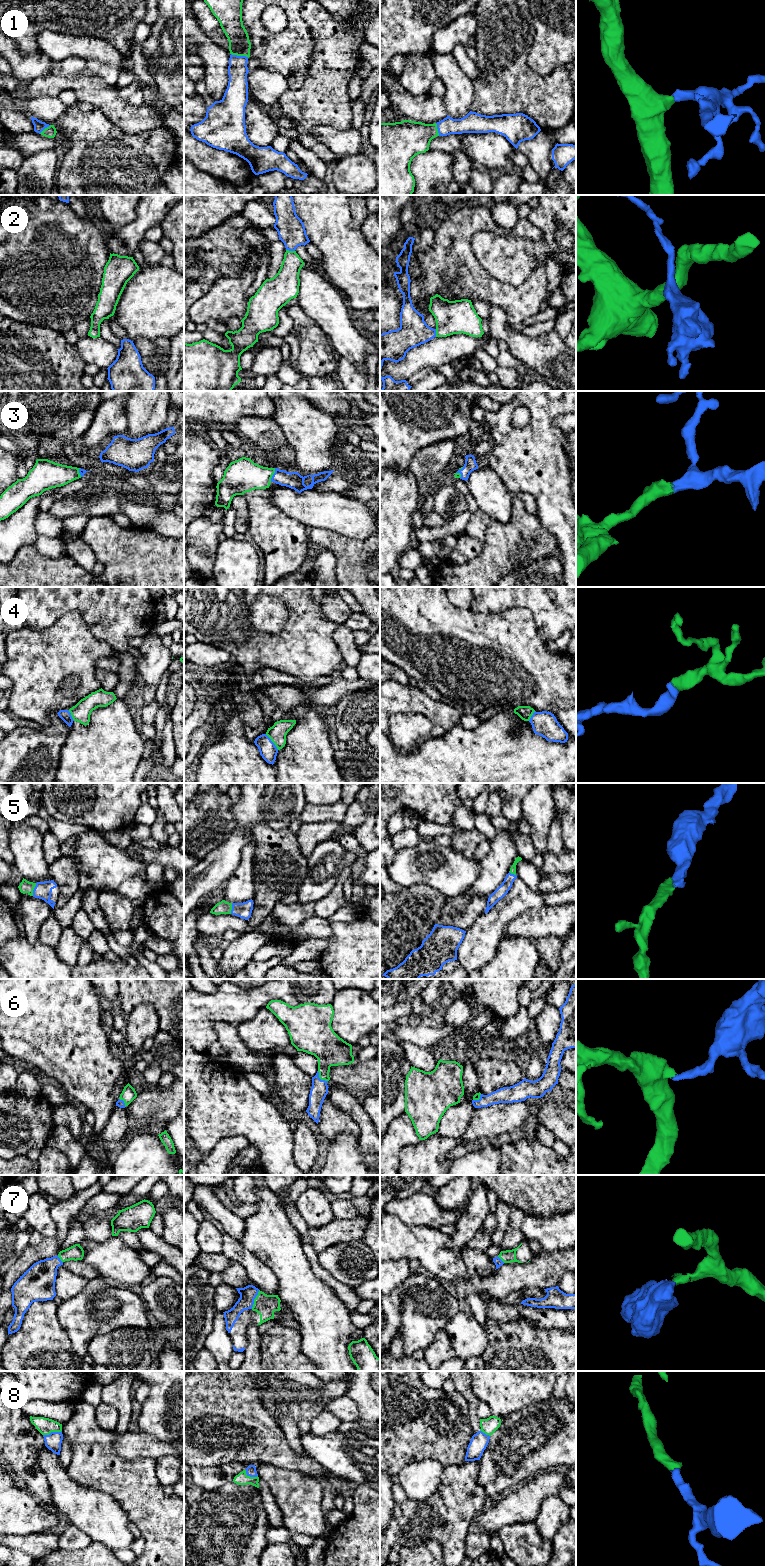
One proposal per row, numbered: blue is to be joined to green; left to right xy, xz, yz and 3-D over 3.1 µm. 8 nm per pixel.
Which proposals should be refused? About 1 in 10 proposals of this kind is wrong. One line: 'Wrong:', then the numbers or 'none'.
Wrong: none

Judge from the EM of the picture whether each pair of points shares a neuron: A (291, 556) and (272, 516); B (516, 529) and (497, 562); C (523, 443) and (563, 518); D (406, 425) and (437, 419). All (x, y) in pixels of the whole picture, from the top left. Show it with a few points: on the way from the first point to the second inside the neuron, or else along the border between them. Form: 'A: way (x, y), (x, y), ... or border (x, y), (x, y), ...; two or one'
A: way (285, 546), (284, 542), (272, 530), (272, 526); one
B: way (516, 537), (516, 540), (502, 554); one
C: way (535, 462), (548, 477), (554, 499); one
D: way (414, 419), (429, 419); one

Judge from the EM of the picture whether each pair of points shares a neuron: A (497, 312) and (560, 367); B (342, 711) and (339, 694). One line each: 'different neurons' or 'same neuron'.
A: same neuron
B: different neurons

